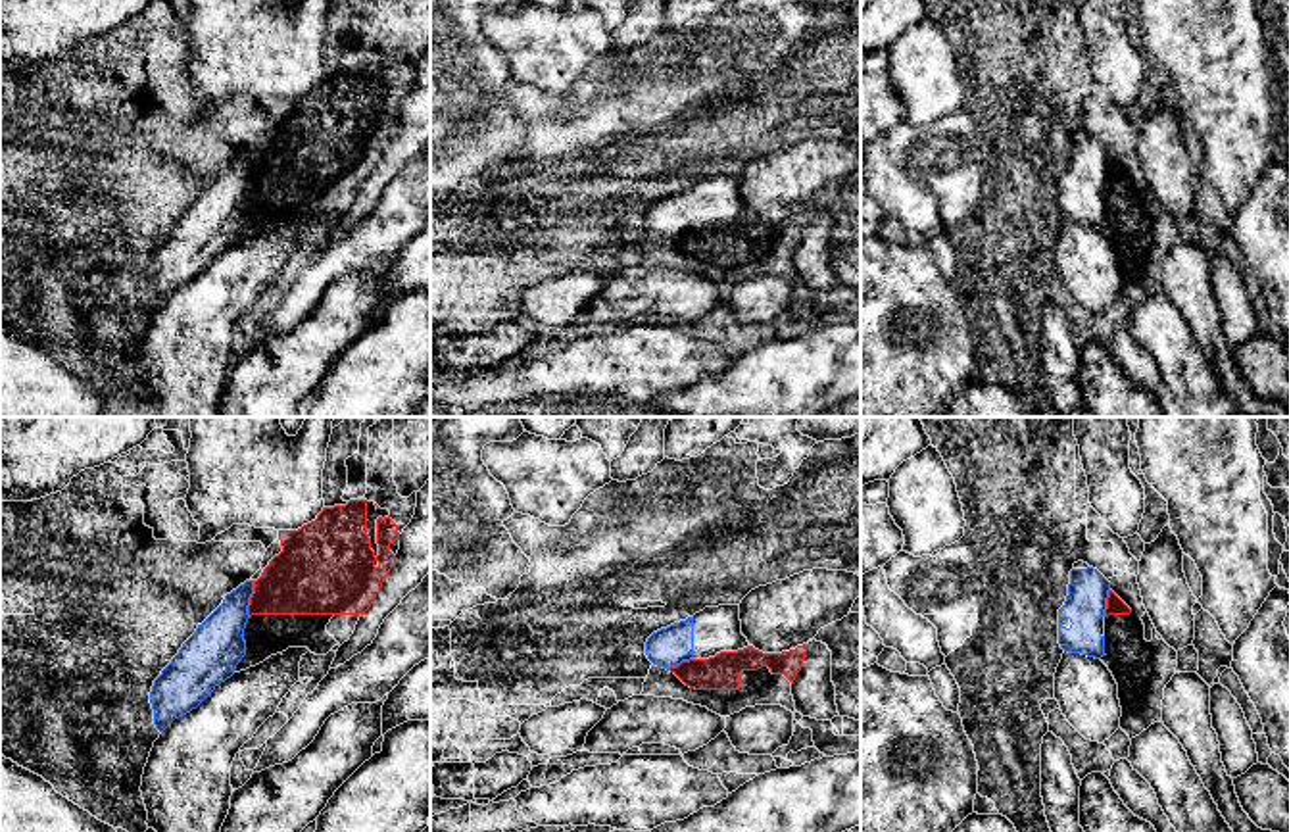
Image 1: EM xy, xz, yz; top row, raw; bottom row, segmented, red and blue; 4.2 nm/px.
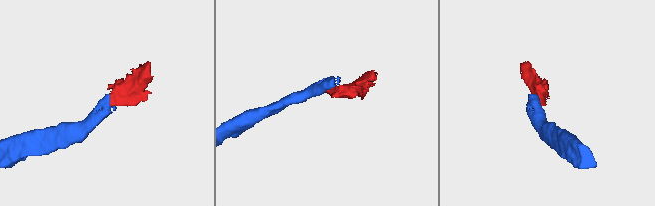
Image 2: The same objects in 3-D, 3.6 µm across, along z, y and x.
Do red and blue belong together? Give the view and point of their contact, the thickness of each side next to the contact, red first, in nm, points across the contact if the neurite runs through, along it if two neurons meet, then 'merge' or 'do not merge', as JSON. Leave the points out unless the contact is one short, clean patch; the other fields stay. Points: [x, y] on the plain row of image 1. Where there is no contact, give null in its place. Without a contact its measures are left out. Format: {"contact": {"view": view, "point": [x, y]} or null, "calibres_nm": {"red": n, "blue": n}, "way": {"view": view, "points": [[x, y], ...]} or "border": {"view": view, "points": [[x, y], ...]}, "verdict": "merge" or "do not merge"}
{"contact": {"view": "xy", "point": [250, 168]}, "calibres_nm": {"red": 300, "blue": 220}, "border": {"view": "xy", "points": [[252, 150], [248, 185]]}, "verdict": "do not merge"}

